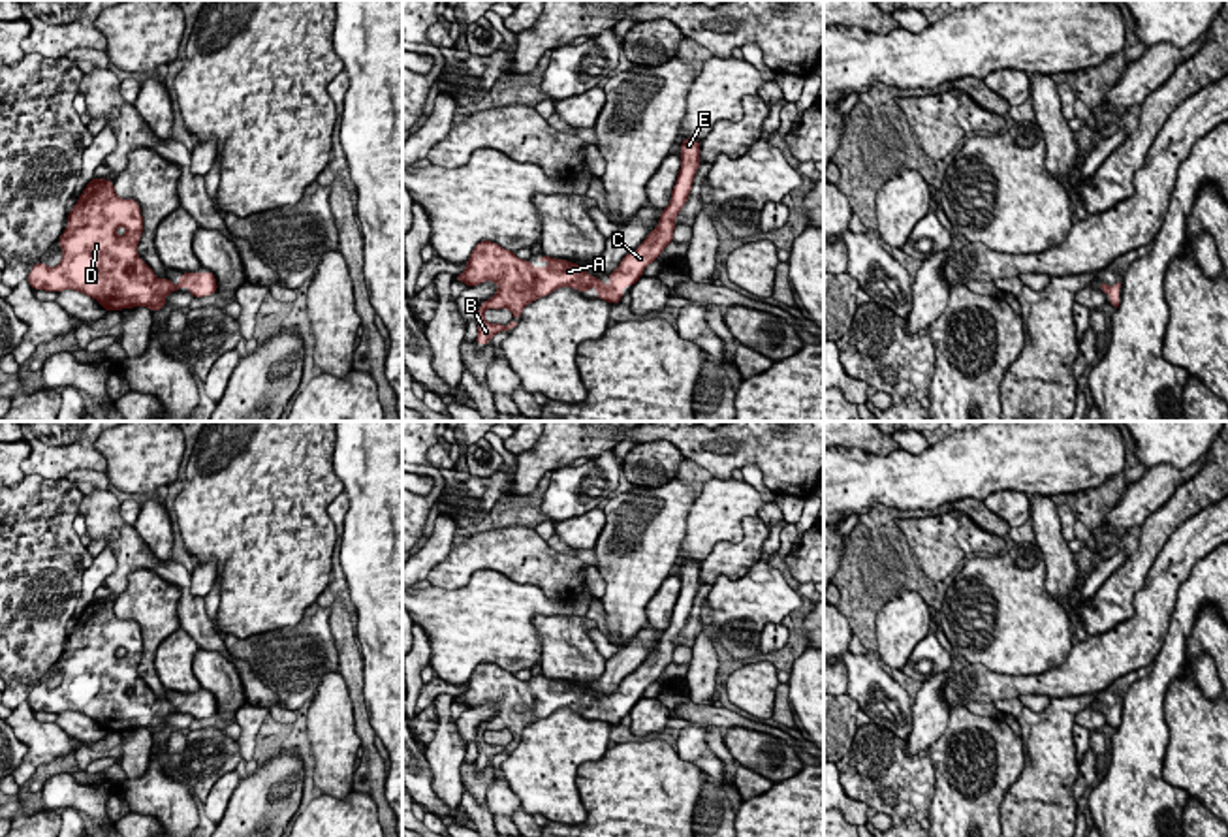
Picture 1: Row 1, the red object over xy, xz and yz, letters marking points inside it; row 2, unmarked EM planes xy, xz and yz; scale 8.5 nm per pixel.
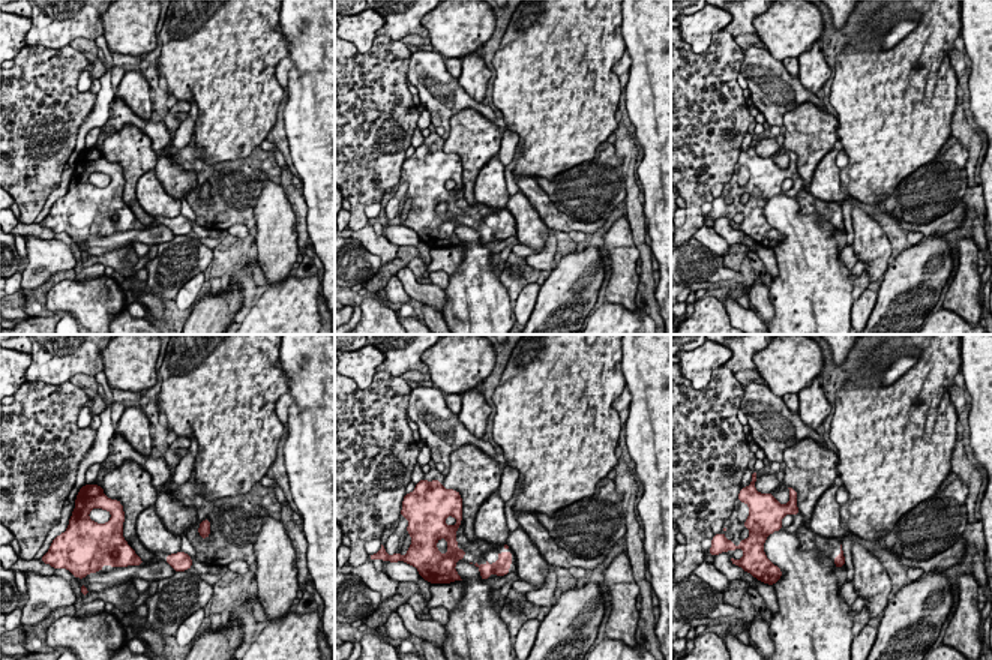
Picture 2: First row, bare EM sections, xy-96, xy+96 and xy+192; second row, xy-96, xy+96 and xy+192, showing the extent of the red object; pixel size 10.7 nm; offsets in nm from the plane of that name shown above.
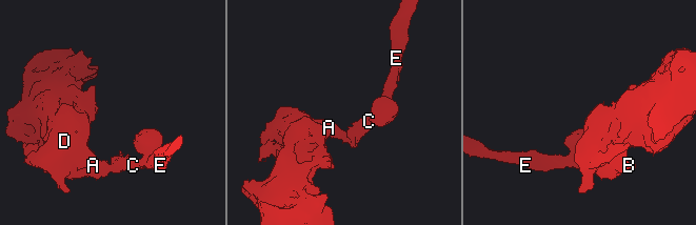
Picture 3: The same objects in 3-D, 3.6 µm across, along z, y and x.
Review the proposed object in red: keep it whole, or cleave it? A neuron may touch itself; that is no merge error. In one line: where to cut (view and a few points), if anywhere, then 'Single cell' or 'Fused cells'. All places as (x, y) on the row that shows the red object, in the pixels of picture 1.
No split. Single cell

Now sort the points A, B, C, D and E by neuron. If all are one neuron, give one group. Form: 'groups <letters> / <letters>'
groups A B C D E

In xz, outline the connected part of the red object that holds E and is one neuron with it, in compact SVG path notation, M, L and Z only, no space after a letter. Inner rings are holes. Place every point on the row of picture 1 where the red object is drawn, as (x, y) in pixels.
M686 137L681 143L681 169L671 190L669 205L662 211L658 226L645 237L645 241L626 254L619 267L607 275L609 286L602 278L590 276L581 265L568 260L557 260L543 256L540 261L547 261L545 269L534 269L528 260L519 260L515 252L502 248L493 241L480 241L472 250L466 269L455 276L466 284L466 288L493 280L498 284L496 293L483 301L478 308L478 337L476 344L489 344L489 340L500 331L512 331L521 318L521 312L532 301L549 295L557 288L570 286L577 292L590 292L596 286L598 299L611 305L621 303L622 288L634 286L645 267L653 263L662 250L673 241L675 218L688 199L696 171L700 167L700 141ZM487 308L510 308L513 322L508 325L491 324L483 318Z

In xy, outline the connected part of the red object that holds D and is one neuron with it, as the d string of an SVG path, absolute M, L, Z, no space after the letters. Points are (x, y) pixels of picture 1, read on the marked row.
M92 179L68 213L68 226L58 239L62 261L49 267L38 261L28 273L34 290L75 290L96 299L107 312L149 307L150 312L165 307L165 295L182 286L194 297L216 293L216 276L181 273L175 286L158 278L139 258L137 245L143 233L141 207L135 199L120 199L113 179Z

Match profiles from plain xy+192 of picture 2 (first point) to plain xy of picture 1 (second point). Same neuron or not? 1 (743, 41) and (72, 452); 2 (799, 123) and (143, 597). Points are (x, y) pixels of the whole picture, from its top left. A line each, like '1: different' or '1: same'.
1: different
2: same

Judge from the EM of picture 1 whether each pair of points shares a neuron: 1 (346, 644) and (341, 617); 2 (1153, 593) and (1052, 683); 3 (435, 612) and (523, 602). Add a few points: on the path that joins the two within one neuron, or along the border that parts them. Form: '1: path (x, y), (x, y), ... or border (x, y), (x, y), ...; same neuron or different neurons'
1: path (345, 638), (341, 623); same neuron
2: path (1142, 623), (1106, 659), (1082, 672); same neuron
3: path (457, 612), (501, 612); same neuron

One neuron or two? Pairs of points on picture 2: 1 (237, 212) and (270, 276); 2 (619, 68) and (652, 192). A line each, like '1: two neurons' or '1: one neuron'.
1: two neurons
2: two neurons

